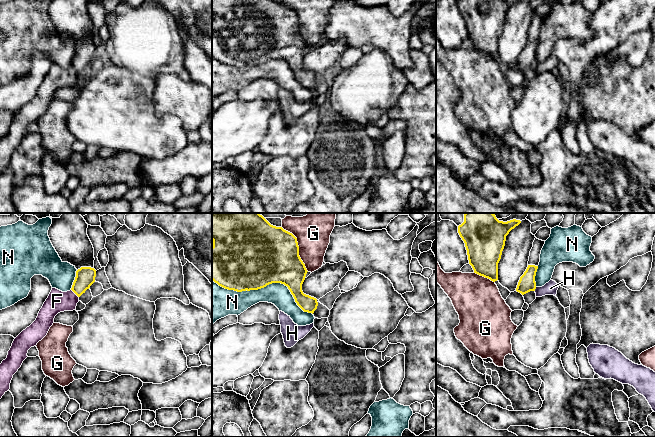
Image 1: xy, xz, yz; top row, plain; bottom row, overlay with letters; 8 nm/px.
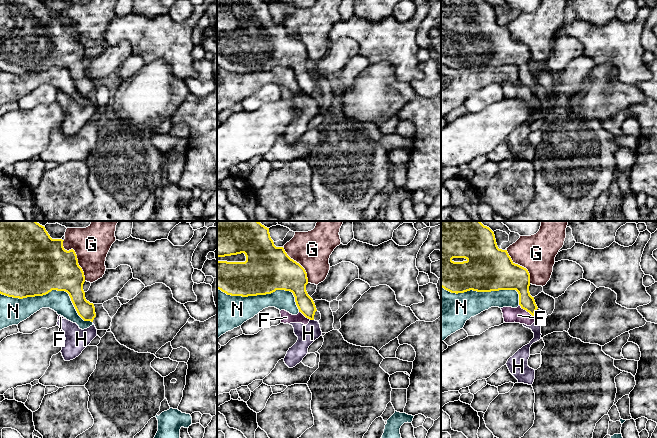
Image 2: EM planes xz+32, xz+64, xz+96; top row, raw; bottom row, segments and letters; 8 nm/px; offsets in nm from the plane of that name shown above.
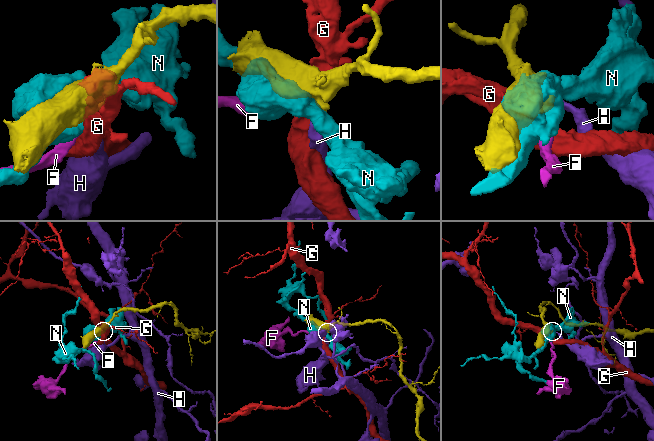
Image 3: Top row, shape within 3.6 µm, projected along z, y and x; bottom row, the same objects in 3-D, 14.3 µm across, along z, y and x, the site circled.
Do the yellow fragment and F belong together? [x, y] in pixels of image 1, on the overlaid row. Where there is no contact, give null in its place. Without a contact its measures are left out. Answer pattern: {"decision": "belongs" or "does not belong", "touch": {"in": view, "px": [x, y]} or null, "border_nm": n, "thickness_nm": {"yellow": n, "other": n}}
{"decision": "does not belong", "touch": {"in": "xy", "px": [74, 292]}, "border_nm": 90, "thickness_nm": {"yellow": 160, "other": 170}}

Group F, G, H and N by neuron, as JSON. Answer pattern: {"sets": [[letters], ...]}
{"sets": [["F", "H"], ["G"], ["N"]]}

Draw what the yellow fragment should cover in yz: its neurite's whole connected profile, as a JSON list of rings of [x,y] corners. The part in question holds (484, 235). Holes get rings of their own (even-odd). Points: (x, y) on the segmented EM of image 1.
[[[465,213],[458,233],[465,243],[474,273],[495,282],[506,236],[520,220],[499,221],[494,213]]]

